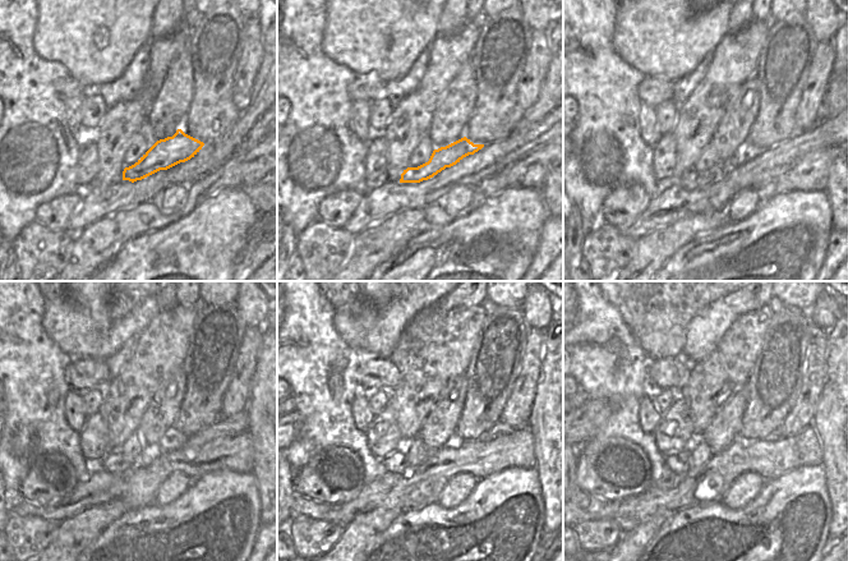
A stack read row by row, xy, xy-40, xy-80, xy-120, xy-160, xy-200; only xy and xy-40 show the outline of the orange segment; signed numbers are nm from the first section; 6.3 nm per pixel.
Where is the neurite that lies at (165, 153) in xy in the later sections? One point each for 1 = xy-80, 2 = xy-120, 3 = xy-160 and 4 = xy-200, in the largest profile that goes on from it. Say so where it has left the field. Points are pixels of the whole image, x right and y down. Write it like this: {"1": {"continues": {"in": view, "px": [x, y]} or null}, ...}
{"1": {"continues": {"in": "xy-80", "px": [691, 179]}}, "2": {"continues": {"in": "xy-120", "px": [114, 463]}}, "3": {"continues": {"in": "xy-160", "px": [395, 463]}}, "4": {"continues": {"in": "xy-200", "px": [680, 461]}}}

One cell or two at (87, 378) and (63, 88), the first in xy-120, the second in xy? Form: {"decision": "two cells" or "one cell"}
{"decision": "one cell"}

